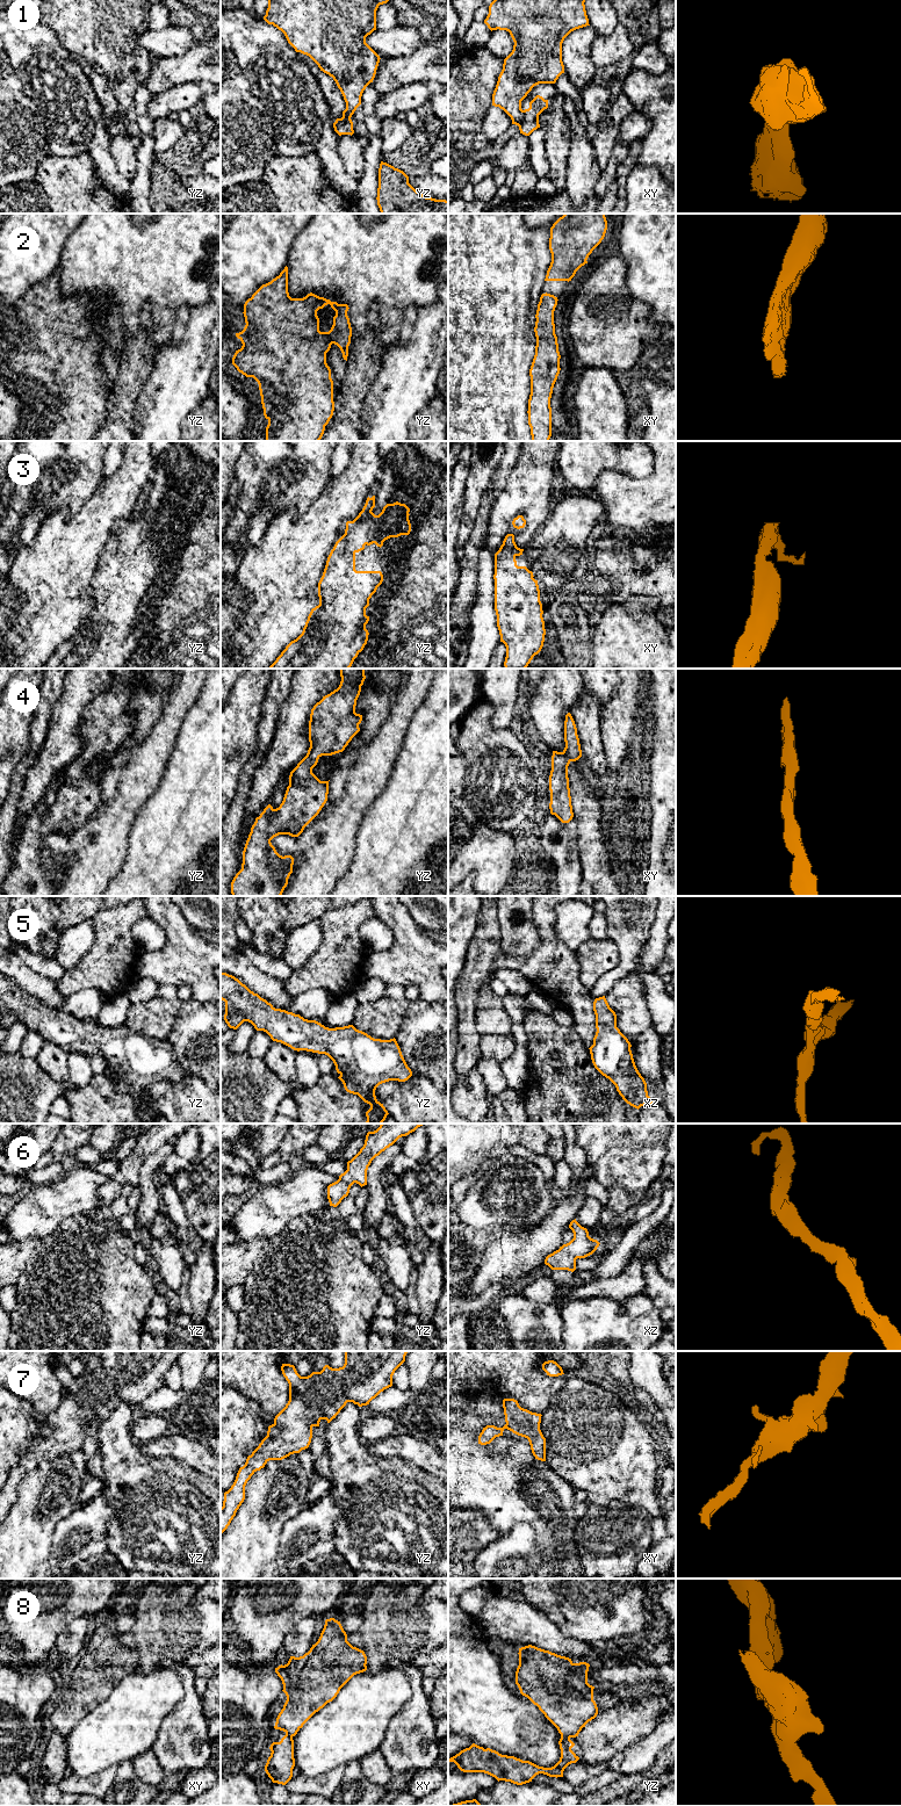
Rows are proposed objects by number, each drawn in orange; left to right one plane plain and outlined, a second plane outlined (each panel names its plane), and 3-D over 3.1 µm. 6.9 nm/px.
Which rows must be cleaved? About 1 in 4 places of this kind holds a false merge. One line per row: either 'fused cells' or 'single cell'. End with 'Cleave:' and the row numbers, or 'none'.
1: fused cells
2: single cell
3: single cell
4: single cell
5: single cell
6: single cell
7: single cell
8: fused cells
Cleave: 1, 8

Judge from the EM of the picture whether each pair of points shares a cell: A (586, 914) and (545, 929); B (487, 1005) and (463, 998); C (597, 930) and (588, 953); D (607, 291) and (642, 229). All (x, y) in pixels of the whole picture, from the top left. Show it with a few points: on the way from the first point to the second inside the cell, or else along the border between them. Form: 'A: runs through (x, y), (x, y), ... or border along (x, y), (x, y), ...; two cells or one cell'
A: border along (554, 908), (555, 933), (570, 948); two cells
B: border along (488, 982), (478, 989), (475, 1012), (476, 1028); two cells
C: border along (591, 936), (598, 939), (607, 939); two cells
D: border along (619, 253), (626, 264), (626, 286), (628, 288); two cells

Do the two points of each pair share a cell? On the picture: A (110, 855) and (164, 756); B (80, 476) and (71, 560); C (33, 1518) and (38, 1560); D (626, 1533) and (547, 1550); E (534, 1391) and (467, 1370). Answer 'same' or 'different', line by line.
A: same
B: different
C: same
D: different
E: same

